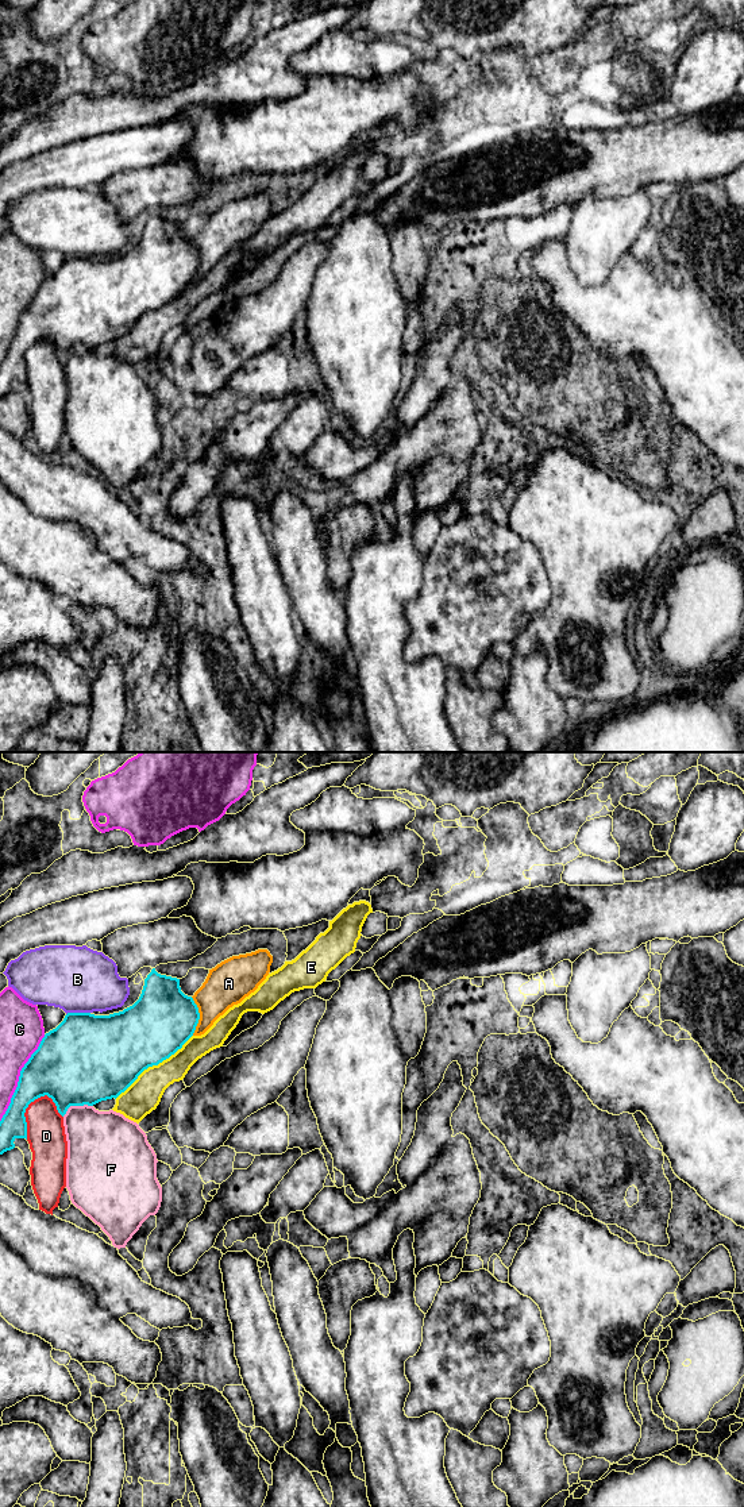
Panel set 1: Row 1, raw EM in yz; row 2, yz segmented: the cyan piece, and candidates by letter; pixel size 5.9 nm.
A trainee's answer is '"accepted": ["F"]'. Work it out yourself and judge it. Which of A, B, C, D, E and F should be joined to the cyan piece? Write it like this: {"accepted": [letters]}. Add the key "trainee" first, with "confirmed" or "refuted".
{"trainee": "refuted", "accepted": []}

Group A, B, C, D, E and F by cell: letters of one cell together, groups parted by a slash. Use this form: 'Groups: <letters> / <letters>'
Groups: A E / B / C / D F

